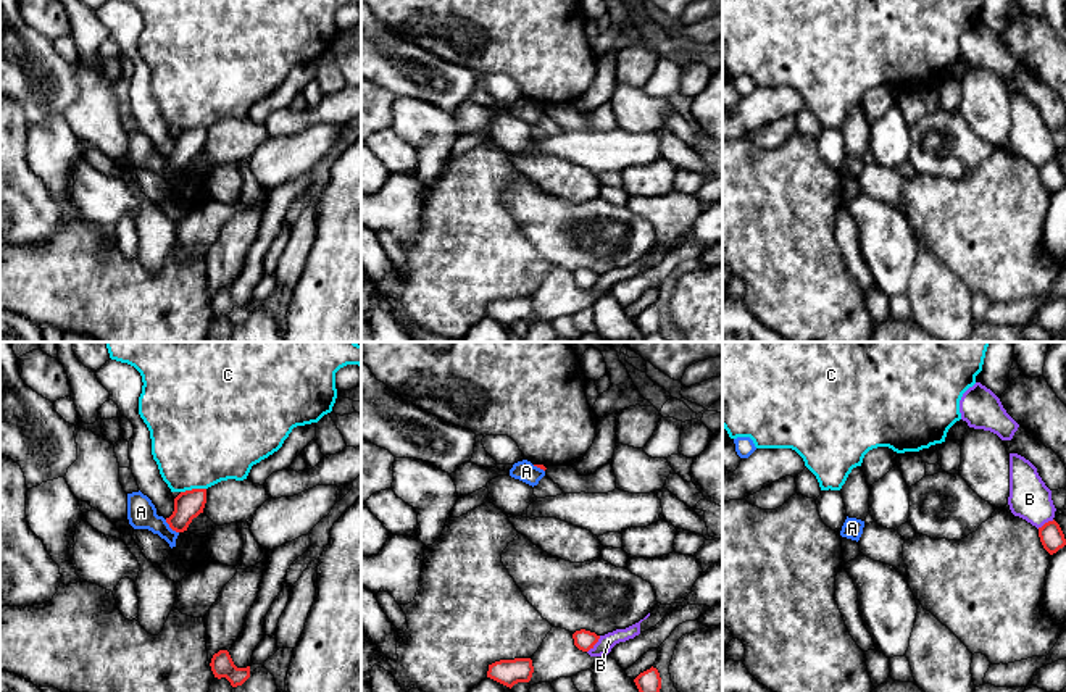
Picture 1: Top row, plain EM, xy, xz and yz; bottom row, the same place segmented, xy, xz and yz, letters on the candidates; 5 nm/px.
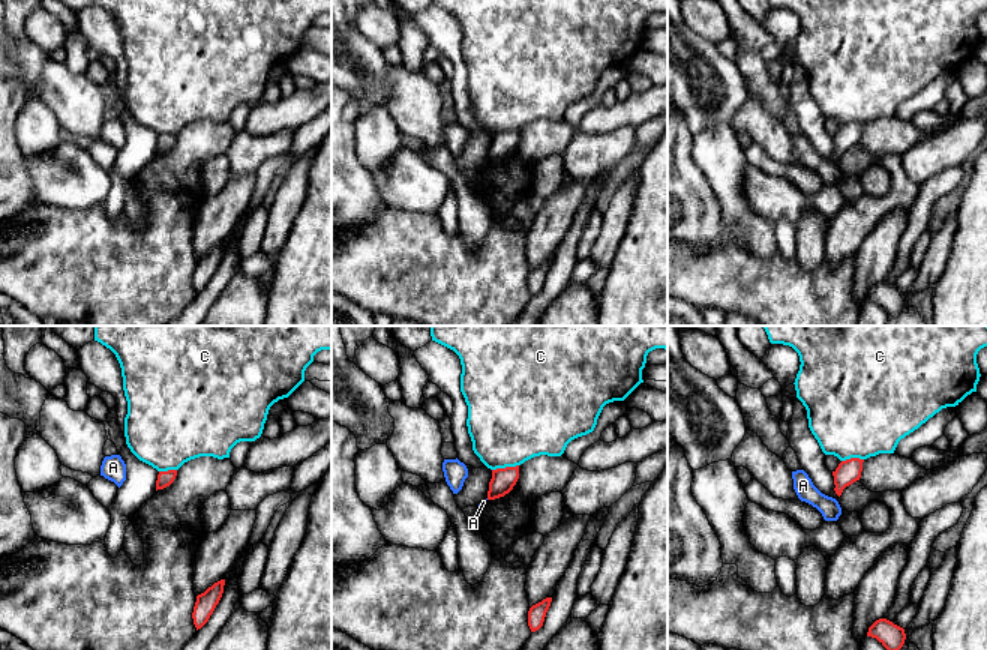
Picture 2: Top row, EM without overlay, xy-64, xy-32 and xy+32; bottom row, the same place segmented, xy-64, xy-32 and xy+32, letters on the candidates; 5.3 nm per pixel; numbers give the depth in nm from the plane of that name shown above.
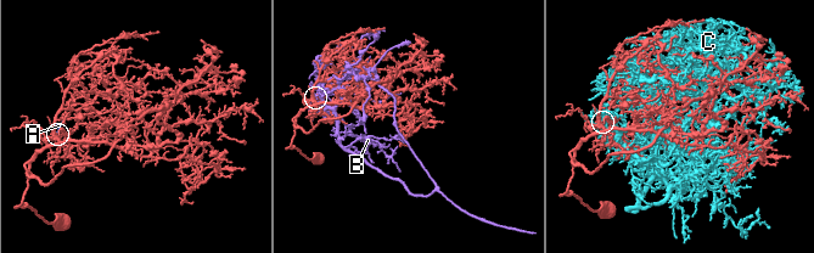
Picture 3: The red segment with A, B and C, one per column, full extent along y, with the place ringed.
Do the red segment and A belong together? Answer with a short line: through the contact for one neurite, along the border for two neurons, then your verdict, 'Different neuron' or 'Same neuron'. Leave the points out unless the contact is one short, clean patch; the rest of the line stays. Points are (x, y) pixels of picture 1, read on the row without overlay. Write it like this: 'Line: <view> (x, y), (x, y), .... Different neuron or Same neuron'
Line: xy (165, 158), (178, 171). Different neuron

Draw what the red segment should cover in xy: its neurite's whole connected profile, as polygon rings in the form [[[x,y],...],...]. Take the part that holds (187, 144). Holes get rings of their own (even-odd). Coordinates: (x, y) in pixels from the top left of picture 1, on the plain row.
[[[192,127],[181,131],[174,137],[174,150],[166,161],[176,171],[187,169],[194,156],[203,152],[206,142],[206,127]]]

